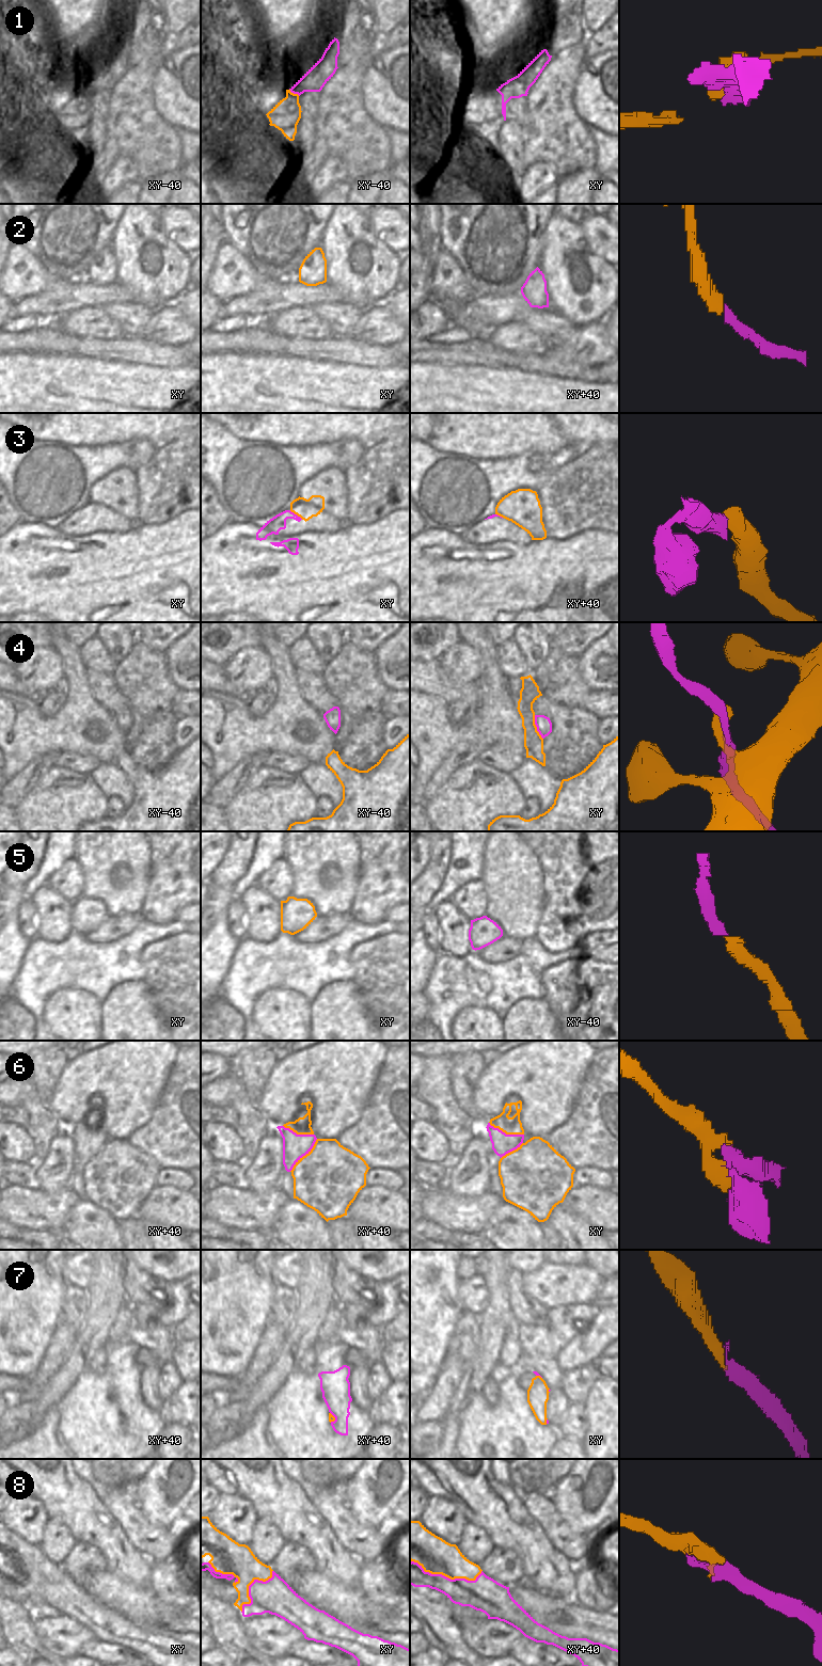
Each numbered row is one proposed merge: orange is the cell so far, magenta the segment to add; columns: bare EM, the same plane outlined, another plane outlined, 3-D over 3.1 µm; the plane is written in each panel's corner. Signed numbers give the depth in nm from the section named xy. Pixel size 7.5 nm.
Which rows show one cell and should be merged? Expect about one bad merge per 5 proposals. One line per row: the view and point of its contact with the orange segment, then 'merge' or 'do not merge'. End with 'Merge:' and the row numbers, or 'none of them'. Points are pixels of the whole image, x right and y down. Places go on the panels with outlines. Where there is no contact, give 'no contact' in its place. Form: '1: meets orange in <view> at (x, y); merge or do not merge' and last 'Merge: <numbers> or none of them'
1: meets orange in xy-40 at (293, 93); do not merge
2: no contact; merge
3: meets orange in xy at (296, 513); merge
4: meets orange in xy at (536, 727); do not merge
5: no contact; merge
6: meets orange in xy+40 at (305, 1155); merge
7: meets orange in xy+40 at (334, 1417); merge
8: meets orange in xy+40 at (446, 1576); merge
Merge: 2, 3, 5, 6, 7, 8

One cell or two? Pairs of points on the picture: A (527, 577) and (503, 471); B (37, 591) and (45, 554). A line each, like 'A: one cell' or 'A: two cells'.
A: two cells
B: two cells

